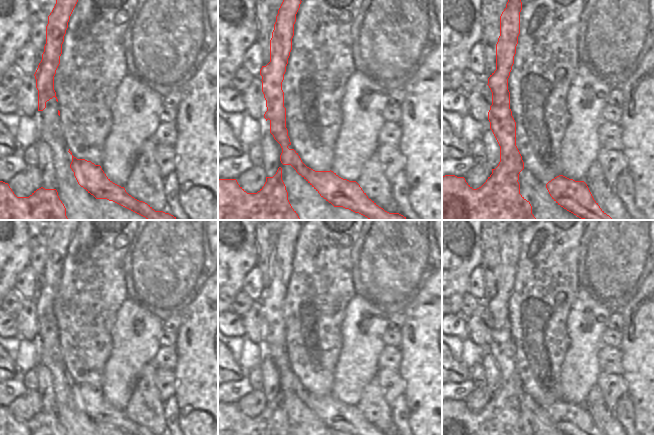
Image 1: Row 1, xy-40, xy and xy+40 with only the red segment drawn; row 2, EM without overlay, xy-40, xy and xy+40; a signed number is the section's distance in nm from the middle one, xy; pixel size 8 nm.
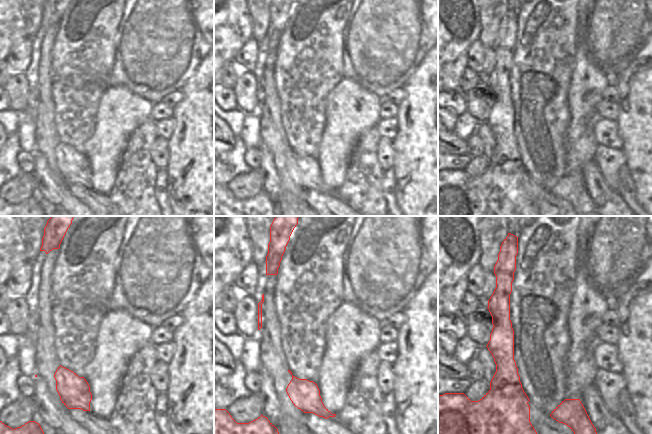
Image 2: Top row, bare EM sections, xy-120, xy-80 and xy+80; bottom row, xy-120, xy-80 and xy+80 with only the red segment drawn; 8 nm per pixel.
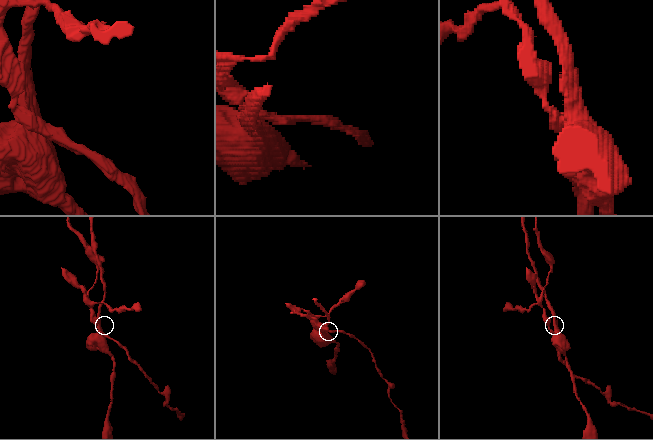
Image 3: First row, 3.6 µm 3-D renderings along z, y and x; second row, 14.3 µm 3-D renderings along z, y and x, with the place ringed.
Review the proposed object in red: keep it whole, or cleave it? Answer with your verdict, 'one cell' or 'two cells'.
two cells

